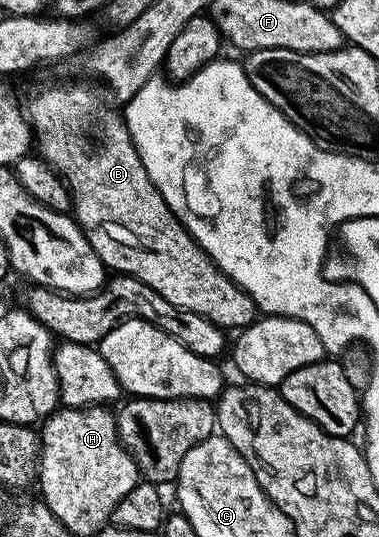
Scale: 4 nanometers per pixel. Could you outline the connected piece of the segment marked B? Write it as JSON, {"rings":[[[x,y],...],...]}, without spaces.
{"rings":[[[65,83],[62,87],[43,88],[38,95],[30,97],[29,107],[27,103],[27,118],[35,136],[36,154],[44,159],[45,162],[65,180],[65,186],[71,196],[71,211],[76,218],[77,226],[81,228],[81,232],[87,237],[87,241],[93,246],[95,253],[110,272],[130,275],[139,281],[143,281],[143,285],[151,285],[151,289],[155,289],[155,293],[159,293],[159,297],[171,301],[171,305],[182,307],[191,313],[199,313],[204,319],[210,319],[216,327],[222,329],[230,329],[229,327],[244,329],[248,327],[254,319],[258,318],[259,312],[256,303],[253,302],[253,299],[242,287],[236,287],[235,284],[214,265],[209,254],[190,237],[187,228],[177,220],[175,213],[167,205],[167,201],[163,201],[159,189],[153,184],[151,177],[147,177],[147,169],[143,165],[143,161],[135,149],[135,141],[127,129],[124,114],[122,114],[118,108],[116,111],[116,109],[112,107],[114,104],[110,102],[108,98],[106,99],[107,100],[105,100],[99,92],[92,91],[91,88],[84,87],[81,83]]]}

